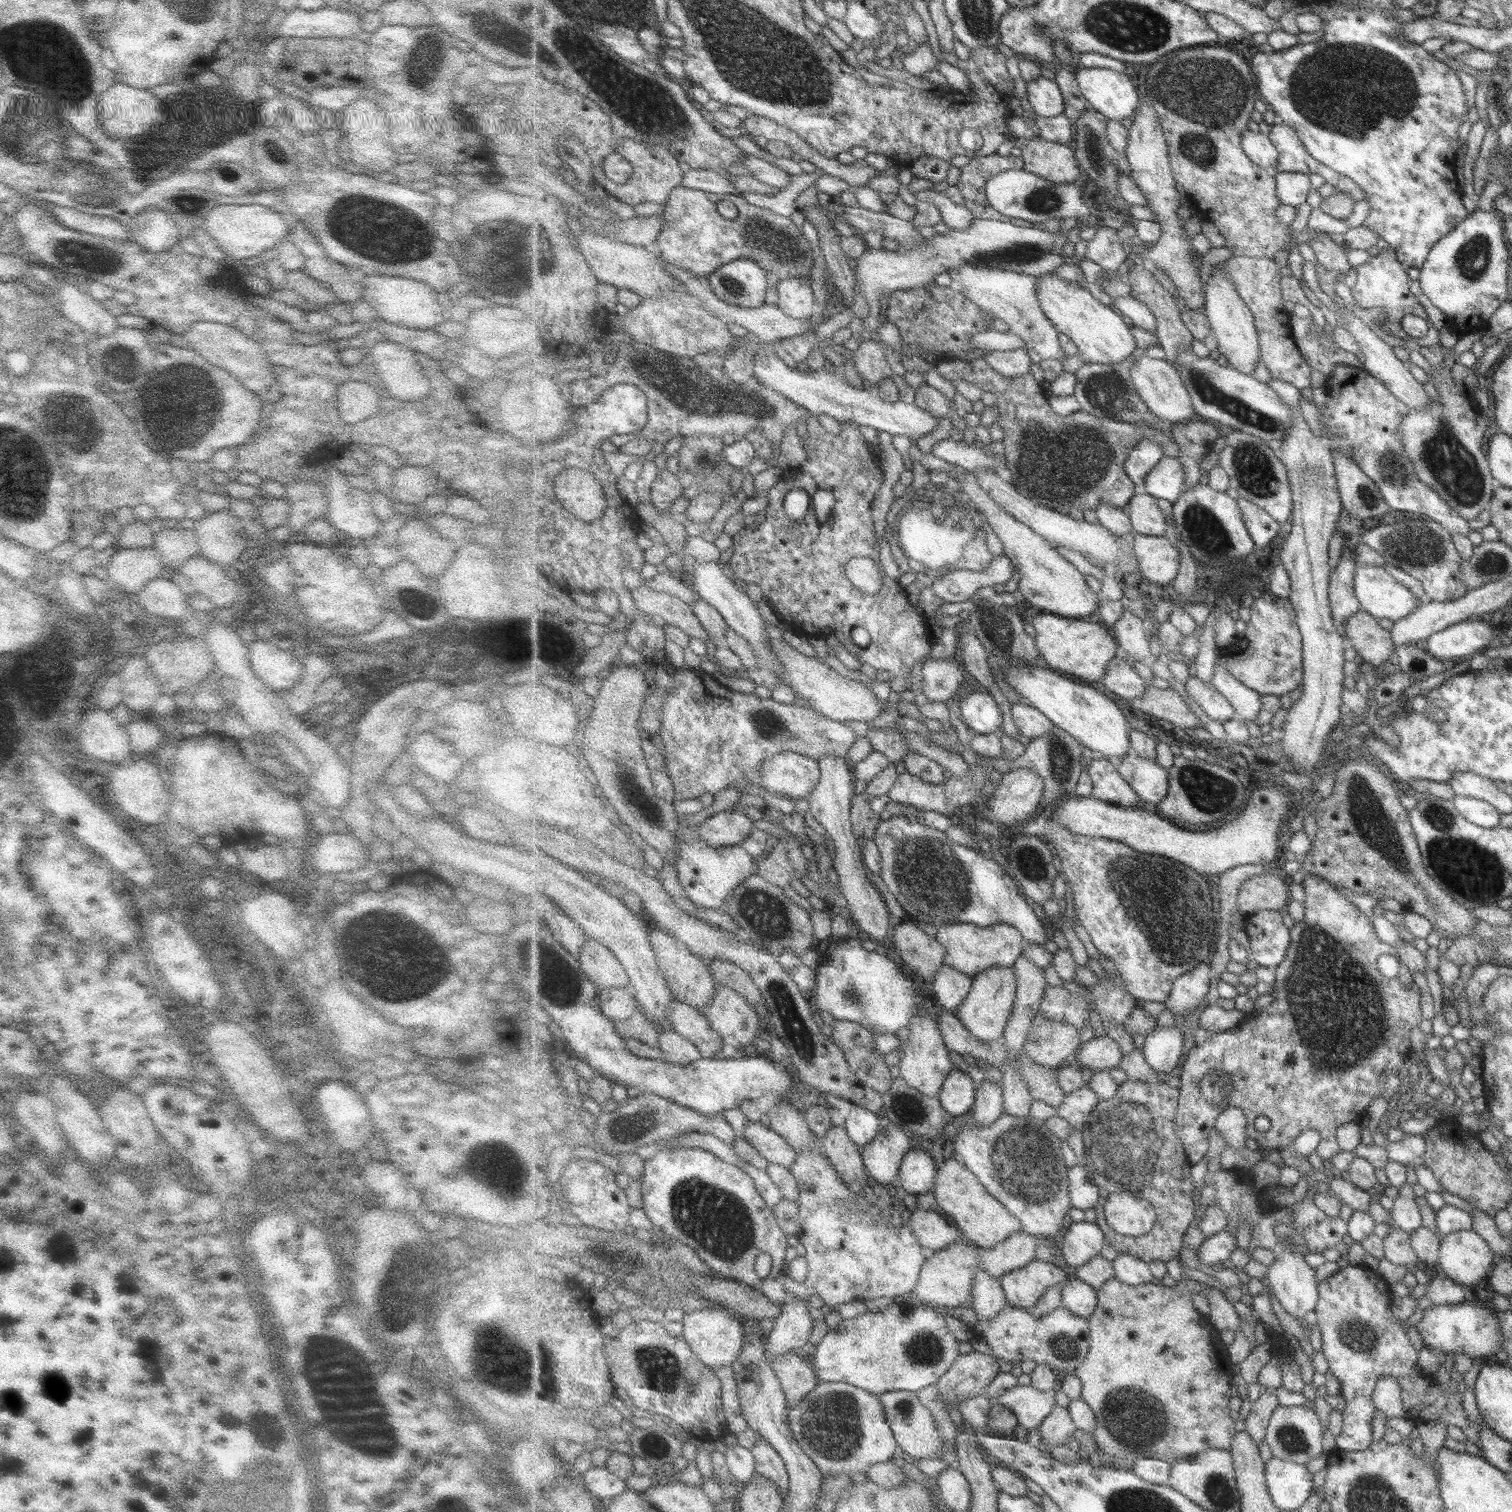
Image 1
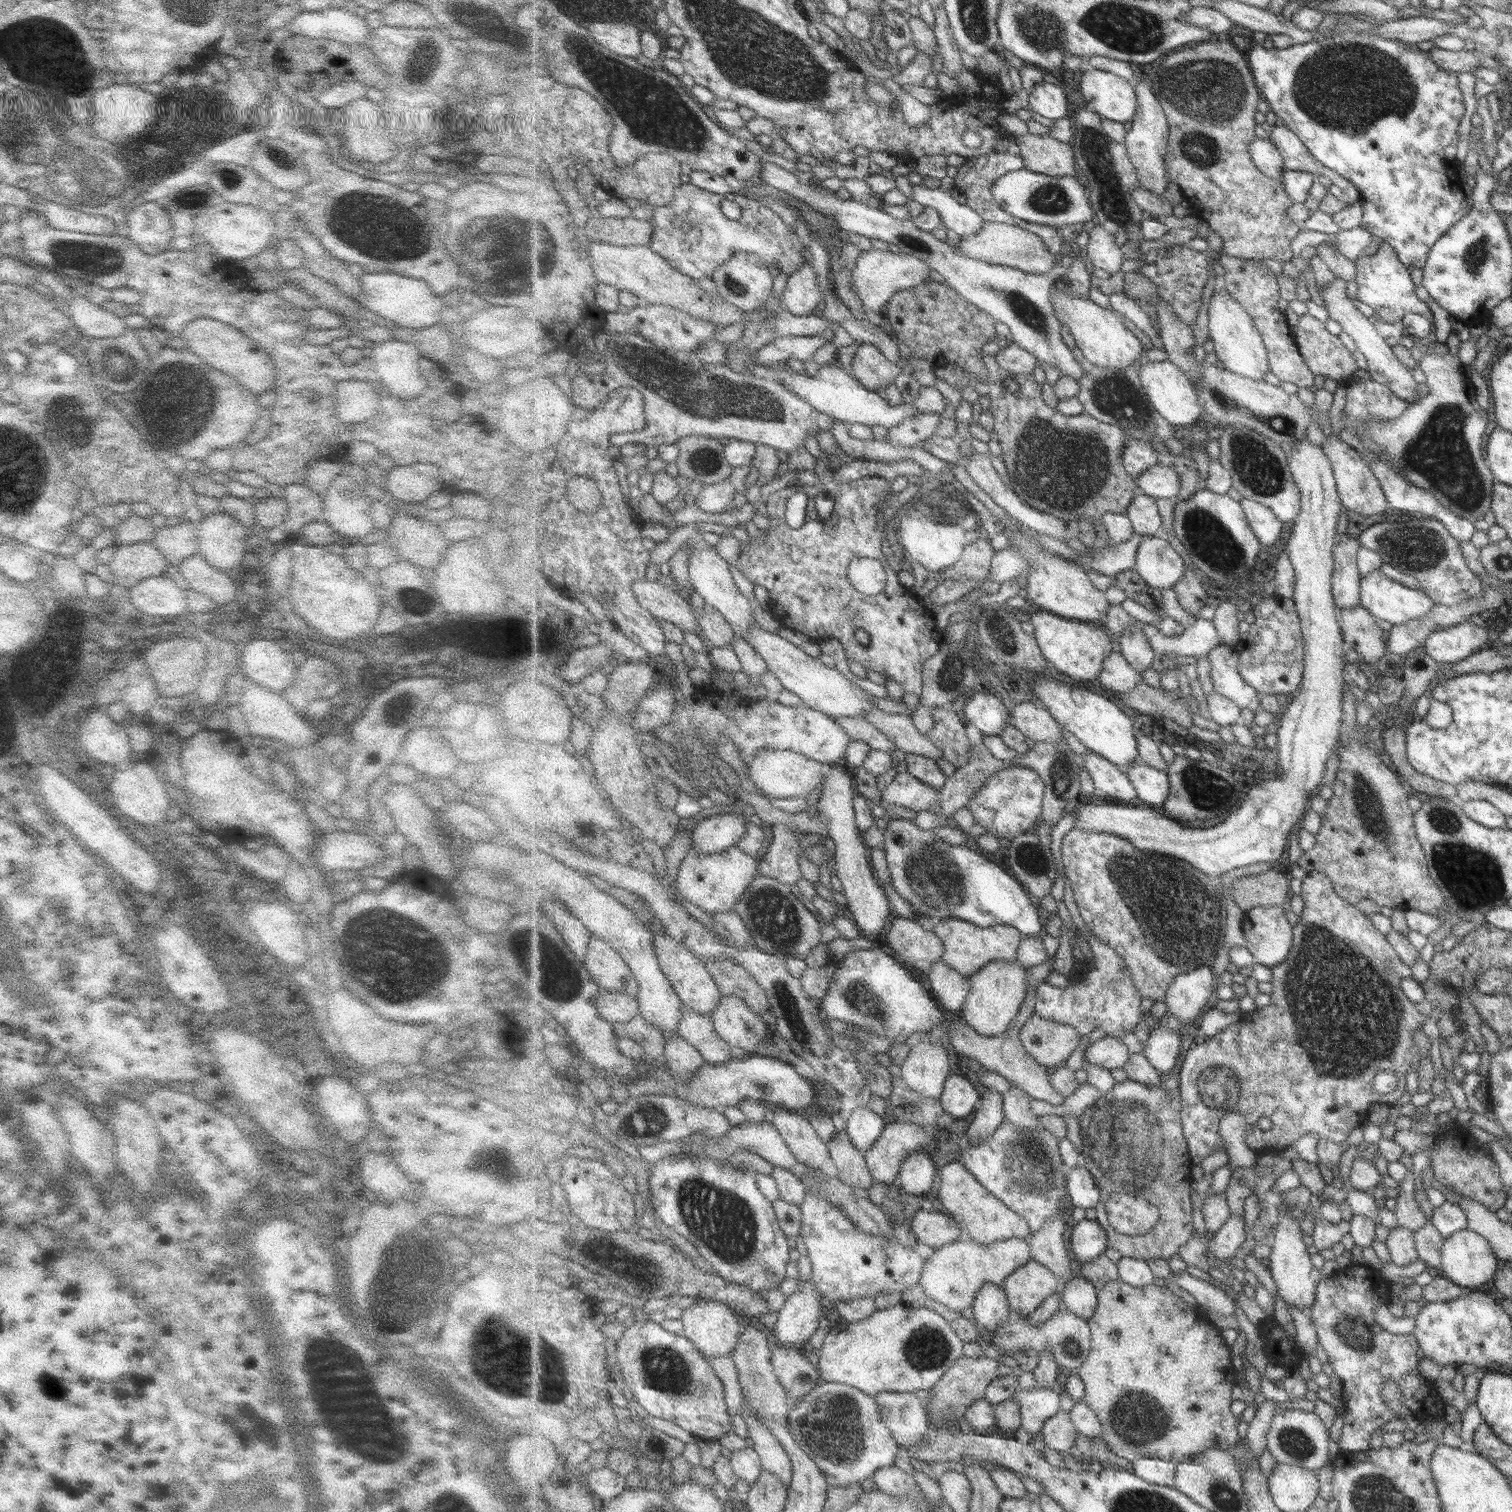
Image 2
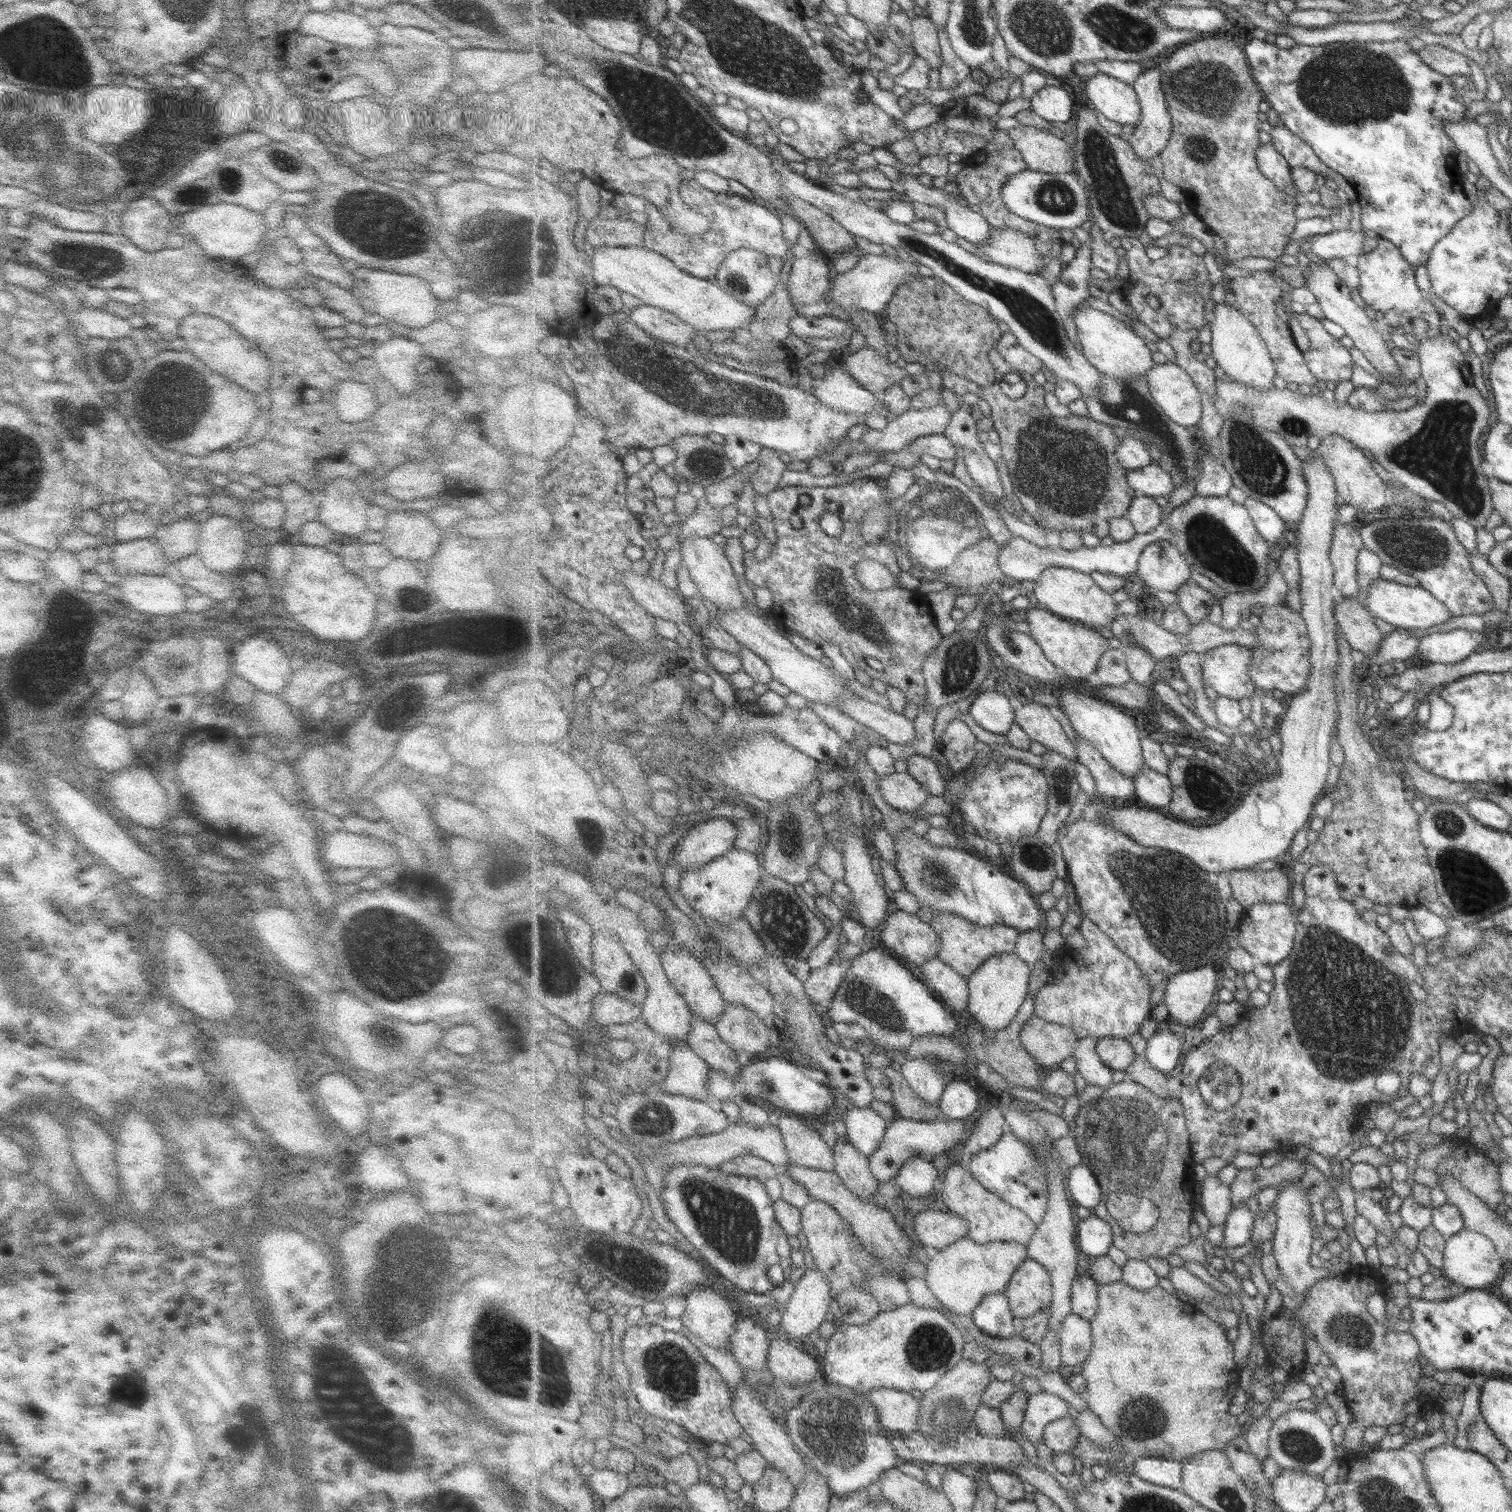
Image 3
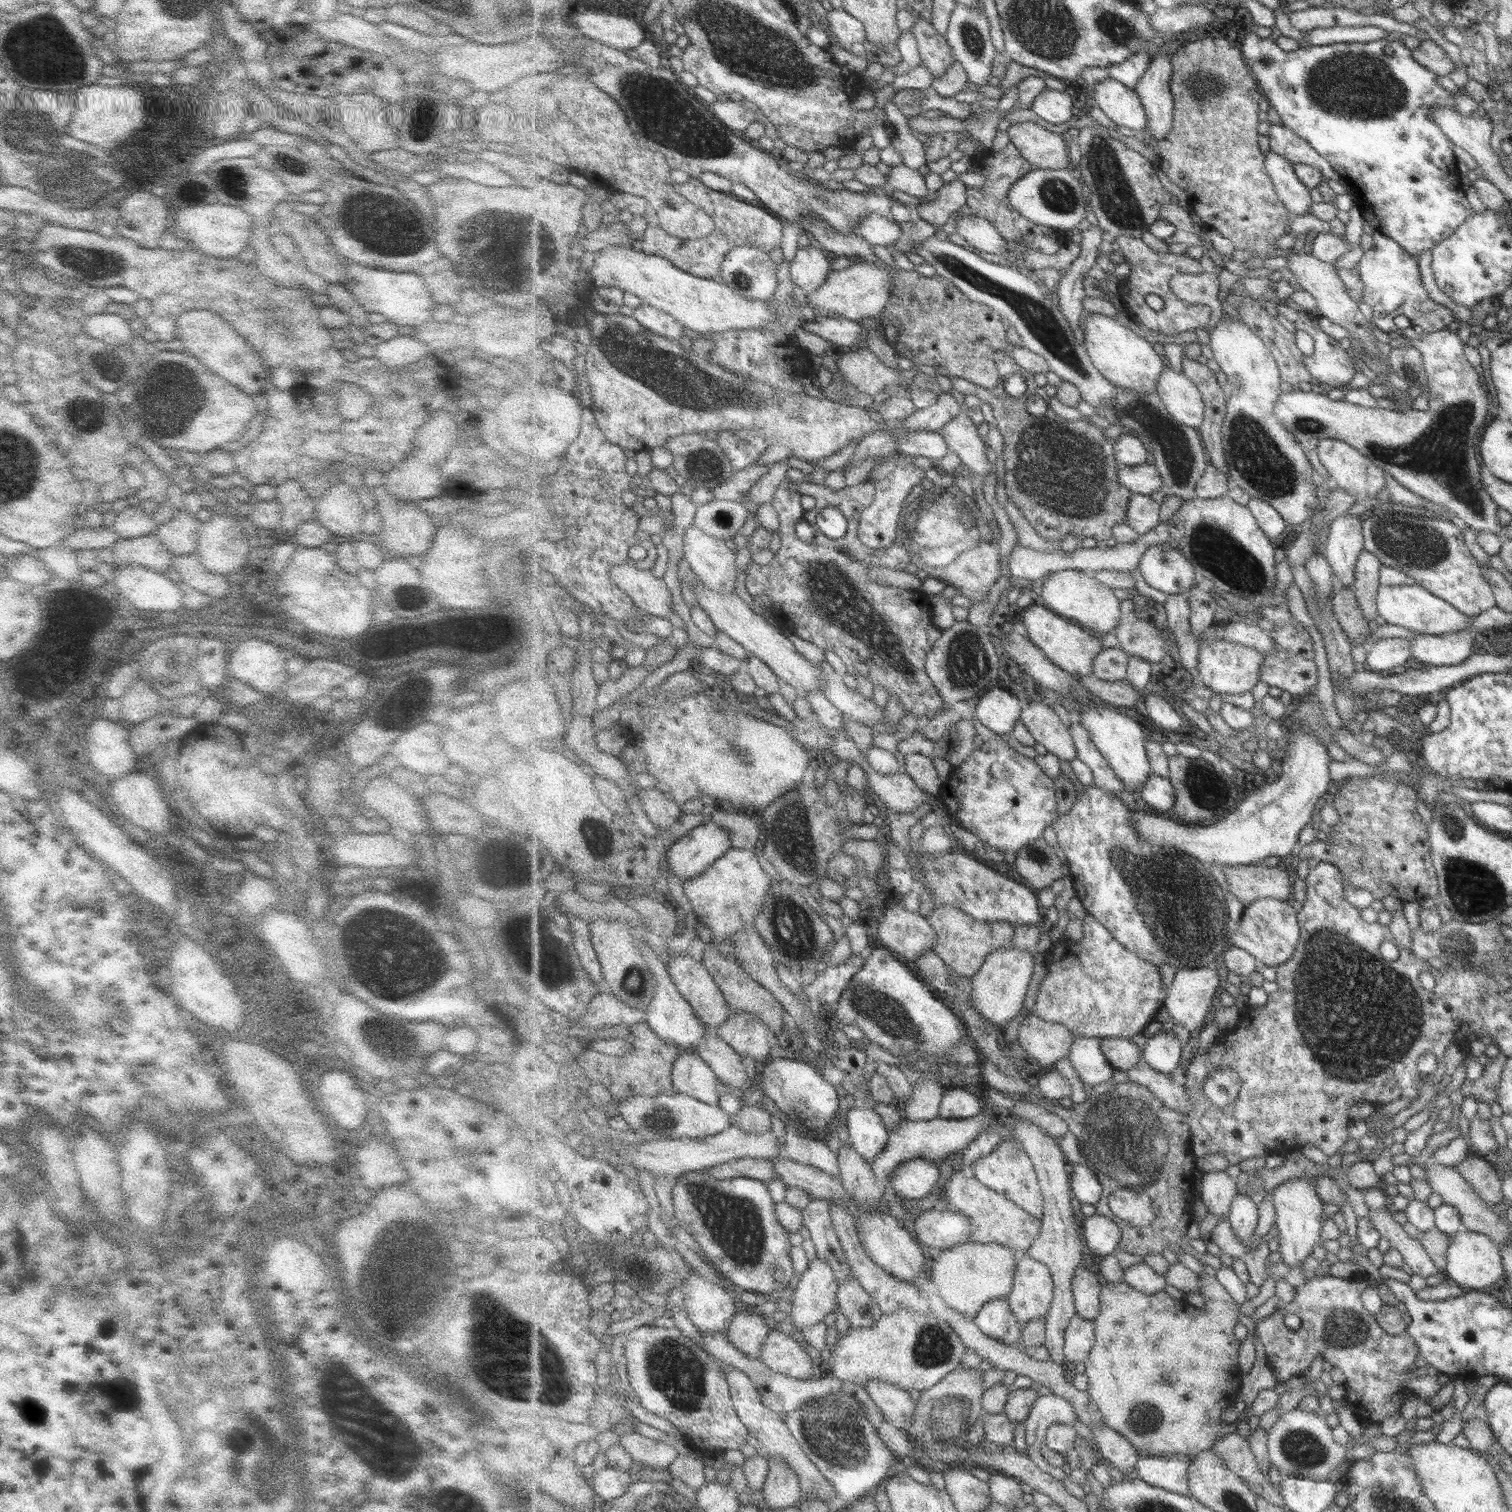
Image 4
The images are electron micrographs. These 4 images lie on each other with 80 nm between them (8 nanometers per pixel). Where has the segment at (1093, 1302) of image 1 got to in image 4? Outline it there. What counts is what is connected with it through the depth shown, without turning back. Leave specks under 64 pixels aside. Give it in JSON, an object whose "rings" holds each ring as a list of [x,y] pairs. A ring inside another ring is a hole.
{"rings":[[[1079,1265],[1073,1278],[1073,1291],[1076,1312],[1086,1320],[1094,1321],[1099,1316],[1101,1292],[1104,1282],[1098,1273],[1091,1272],[1087,1266]]]}

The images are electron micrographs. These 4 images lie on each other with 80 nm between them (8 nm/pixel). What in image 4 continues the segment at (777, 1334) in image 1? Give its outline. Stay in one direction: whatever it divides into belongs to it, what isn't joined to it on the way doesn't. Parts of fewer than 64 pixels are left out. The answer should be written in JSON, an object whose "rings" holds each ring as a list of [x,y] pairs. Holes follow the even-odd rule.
{"rings":[[[816,1257],[800,1278],[790,1298],[791,1310],[787,1319],[793,1326],[792,1333],[815,1326],[838,1307],[840,1280],[834,1268],[823,1259]]]}

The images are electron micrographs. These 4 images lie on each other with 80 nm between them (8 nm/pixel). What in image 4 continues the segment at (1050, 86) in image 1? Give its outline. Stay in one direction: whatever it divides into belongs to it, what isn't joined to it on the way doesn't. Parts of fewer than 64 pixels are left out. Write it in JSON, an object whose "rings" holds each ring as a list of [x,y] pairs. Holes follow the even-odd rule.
{"rings":[[[1048,88],[1034,99],[1031,109],[1051,124],[1065,124],[1078,116],[1076,107],[1075,99],[1067,91]]]}

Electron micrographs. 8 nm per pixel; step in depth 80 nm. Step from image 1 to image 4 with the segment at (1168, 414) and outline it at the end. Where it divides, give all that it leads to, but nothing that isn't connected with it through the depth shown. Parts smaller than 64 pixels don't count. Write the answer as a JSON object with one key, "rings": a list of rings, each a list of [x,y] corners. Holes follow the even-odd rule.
{"rings":[[[1165,366],[1157,381],[1157,395],[1174,420],[1198,429],[1206,416],[1206,404],[1195,382],[1185,373],[1173,372]]]}

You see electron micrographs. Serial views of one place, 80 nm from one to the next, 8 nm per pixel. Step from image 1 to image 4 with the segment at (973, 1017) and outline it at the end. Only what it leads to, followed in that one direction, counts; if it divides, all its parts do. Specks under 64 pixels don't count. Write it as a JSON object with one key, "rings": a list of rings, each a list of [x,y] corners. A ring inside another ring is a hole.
{"rings":[[[1014,947],[999,948],[985,960],[982,968],[972,977],[973,1007],[993,1025],[1003,1027],[1022,1012],[1031,976],[1035,970],[1033,957],[1033,953],[1023,952]]]}

